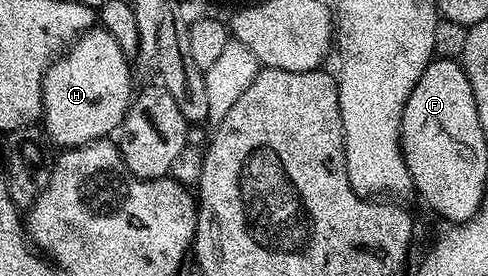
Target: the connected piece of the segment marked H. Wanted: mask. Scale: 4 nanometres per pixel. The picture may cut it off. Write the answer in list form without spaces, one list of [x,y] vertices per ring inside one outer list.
[[[91,29],[79,34],[72,46],[50,64],[42,80],[42,101],[46,135],[58,149],[82,147],[97,139],[113,136],[121,128],[130,108],[131,60],[120,53],[112,33]]]

